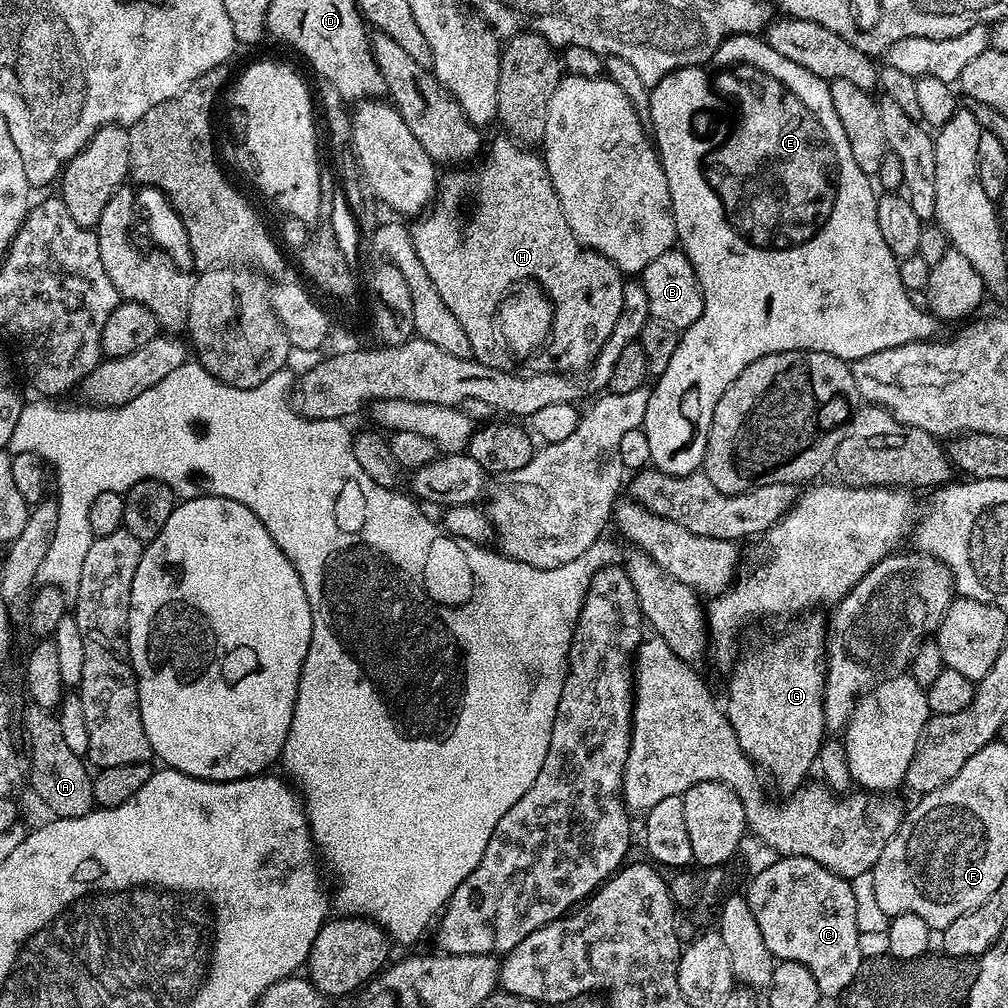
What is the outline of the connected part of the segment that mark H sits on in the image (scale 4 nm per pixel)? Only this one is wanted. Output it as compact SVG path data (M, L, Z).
M500 134L489 148L487 145L479 162L445 171L448 173L439 177L434 203L411 221L412 249L418 254L418 262L422 262L426 274L430 274L430 282L434 282L434 290L438 290L442 302L446 302L450 314L454 314L454 318L462 322L462 330L466 330L466 338L470 338L473 357L480 363L491 368L500 368L503 372L527 370L529 373L579 374L594 363L598 350L602 350L606 338L610 338L610 330L614 330L614 322L618 322L622 314L622 290L626 280L620 269L614 266L614 262L610 262L594 249L584 247L574 230L570 230L570 222L566 222L566 214L562 214L562 202L558 202L558 194L554 190L548 167L544 165L543 155L536 153L535 156L532 152L535 151L531 147L517 144L507 134Z

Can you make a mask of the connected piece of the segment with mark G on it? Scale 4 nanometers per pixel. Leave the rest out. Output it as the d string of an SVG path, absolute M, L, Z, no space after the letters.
M808 614L789 624L792 625L785 632L750 649L744 657L741 655L735 661L736 673L728 684L728 704L726 703L728 721L734 726L742 750L753 764L762 769L767 779L768 776L772 779L773 786L781 788L784 794L795 792L809 779L808 771L811 768L813 771L826 739L824 679L828 673L829 629L826 627L825 617L823 620L820 614Z

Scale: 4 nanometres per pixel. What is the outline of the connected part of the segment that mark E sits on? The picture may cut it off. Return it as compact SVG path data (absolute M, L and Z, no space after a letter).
M756 34L729 36L706 63L679 68L677 72L666 74L666 78L651 85L648 120L650 136L660 154L660 165L664 167L666 182L670 186L676 238L686 258L690 258L690 266L694 266L694 274L698 278L704 299L698 322L680 332L678 350L674 350L670 357L670 366L666 366L663 374L655 377L653 384L656 385L651 385L648 393L642 427L646 442L650 442L651 467L657 472L685 476L703 465L718 398L726 394L730 382L734 382L734 378L738 378L738 374L742 374L742 370L746 370L750 362L758 362L758 358L766 358L766 354L821 352L851 362L870 354L878 354L882 350L890 350L894 346L913 344L915 340L930 340L937 335L936 317L931 312L914 306L907 290L902 286L898 258L886 246L879 230L877 189L870 177L862 174L858 162L854 162L854 153L850 150L850 142L846 142L846 130L842 130L842 122L838 122L828 86L829 81L810 74L810 70L798 66L798 62L790 62L790 58L782 58L778 50L768 45L767 39Z

